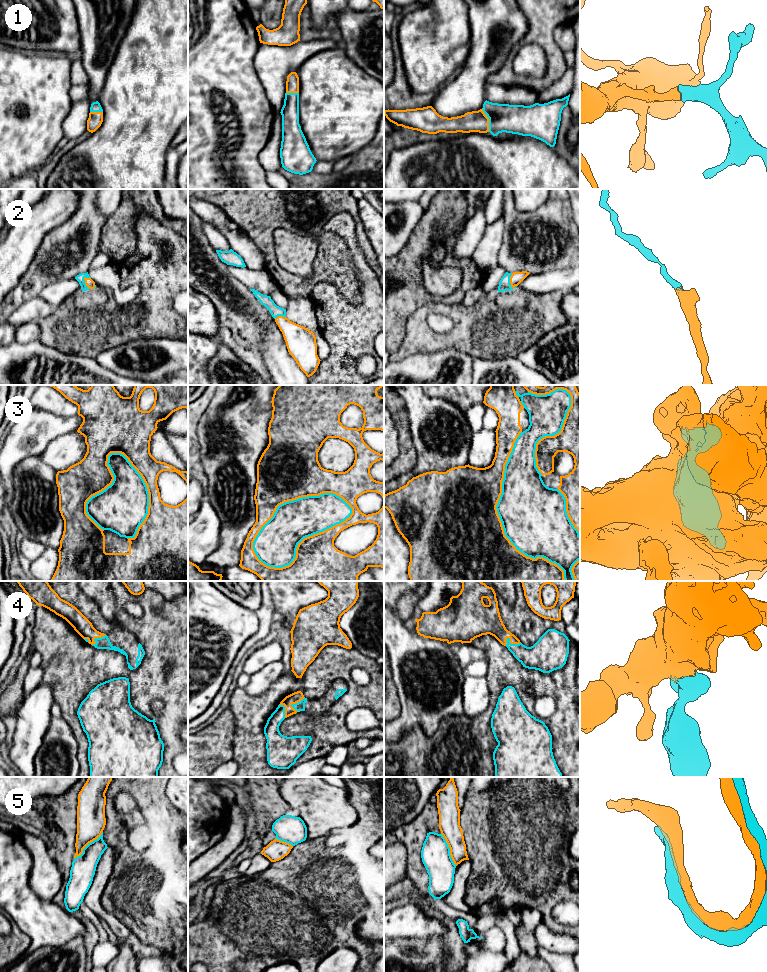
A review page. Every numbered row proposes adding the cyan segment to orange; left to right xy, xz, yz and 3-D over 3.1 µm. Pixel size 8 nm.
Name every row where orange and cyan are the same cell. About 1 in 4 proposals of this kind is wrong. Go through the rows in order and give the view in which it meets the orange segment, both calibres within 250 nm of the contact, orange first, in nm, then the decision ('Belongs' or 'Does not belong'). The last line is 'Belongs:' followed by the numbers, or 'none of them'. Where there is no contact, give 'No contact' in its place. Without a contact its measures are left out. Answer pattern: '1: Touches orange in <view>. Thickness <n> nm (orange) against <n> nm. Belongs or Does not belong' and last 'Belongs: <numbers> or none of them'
1: Touches orange in yz. Thickness 180 nm (orange) against 240 nm. Belongs
2: Touches orange in yz. Thickness 100 nm (orange) against 100 nm. Belongs
3: Touches orange in xz. Thickness 500 nm (orange) against 320 nm. Does not belong
4: Touches orange in yz. Thickness 190 nm (orange) against 220 nm. Belongs
5: Touches orange in xy. Thickness 240 nm (orange) against 190 nm. Belongs
Belongs: 1, 2, 4, 5

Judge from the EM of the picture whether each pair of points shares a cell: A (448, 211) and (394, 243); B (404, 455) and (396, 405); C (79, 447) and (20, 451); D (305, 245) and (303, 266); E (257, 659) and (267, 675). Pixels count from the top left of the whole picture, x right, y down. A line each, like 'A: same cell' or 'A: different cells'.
A: different cells
B: same cell
C: different cells
D: same cell
E: different cells

